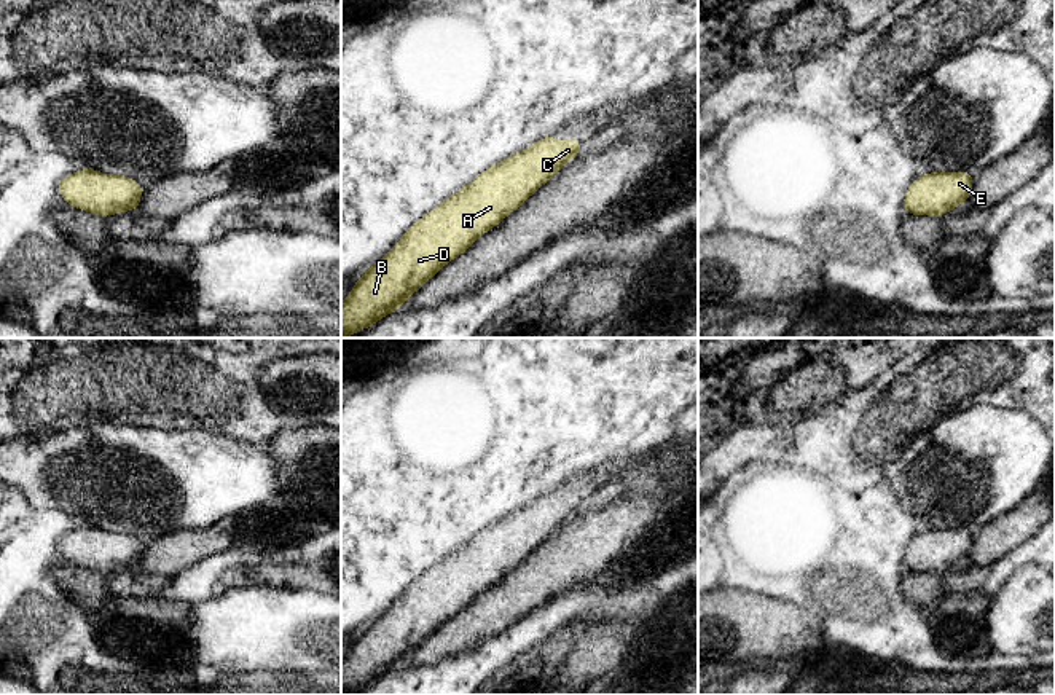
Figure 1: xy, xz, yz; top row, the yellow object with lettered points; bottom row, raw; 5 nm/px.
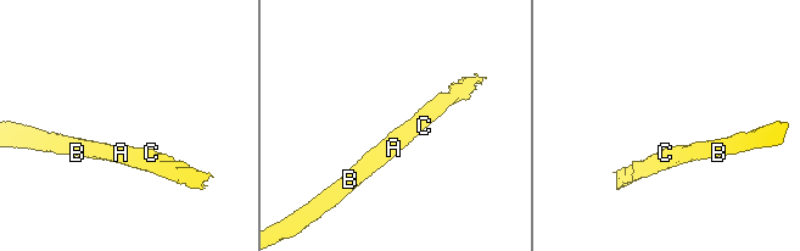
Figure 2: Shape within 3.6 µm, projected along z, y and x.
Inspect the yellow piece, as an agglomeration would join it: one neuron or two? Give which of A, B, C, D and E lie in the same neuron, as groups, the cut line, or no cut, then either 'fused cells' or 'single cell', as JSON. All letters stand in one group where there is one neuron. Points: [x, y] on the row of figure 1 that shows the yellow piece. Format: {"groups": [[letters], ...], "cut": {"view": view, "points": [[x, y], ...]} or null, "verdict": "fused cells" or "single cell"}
{"groups": [["A", "B", "C", "D", "E"]], "cut": null, "verdict": "single cell"}

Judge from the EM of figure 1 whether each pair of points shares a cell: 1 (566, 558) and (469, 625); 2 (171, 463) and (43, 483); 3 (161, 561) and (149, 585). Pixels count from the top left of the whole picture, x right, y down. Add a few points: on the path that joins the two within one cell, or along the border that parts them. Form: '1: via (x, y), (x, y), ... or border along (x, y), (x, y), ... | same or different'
1: via (542, 576), (493, 611) | same
2: via (139, 474), (75, 474) | same
3: border along (137, 566), (169, 579) | different

